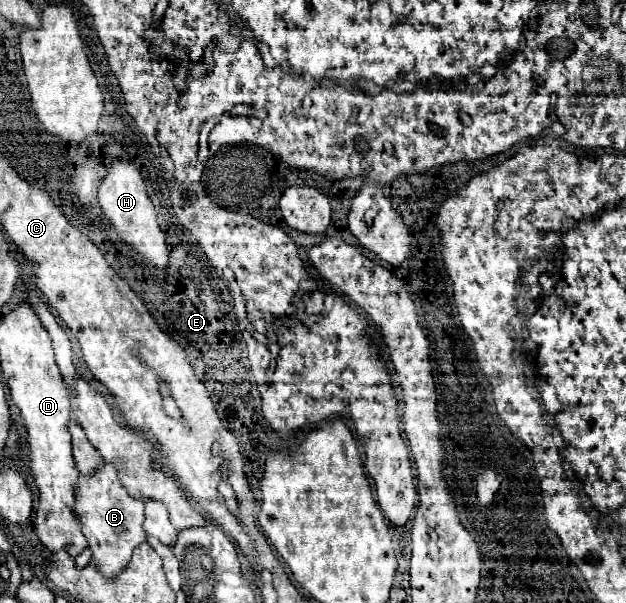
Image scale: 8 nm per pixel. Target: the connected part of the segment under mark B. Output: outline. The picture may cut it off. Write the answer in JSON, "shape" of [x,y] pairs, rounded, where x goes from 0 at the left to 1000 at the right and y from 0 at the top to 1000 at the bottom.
{"shape":[[[166,768],[150,781],[150,788],[128,788],[121,801],[121,834],[118,851],[131,867],[134,891],[147,910],[147,927],[169,957],[188,954],[208,930],[217,904],[233,897],[230,867],[230,831],[204,821],[201,808],[192,801],[188,778],[179,768]]]}

